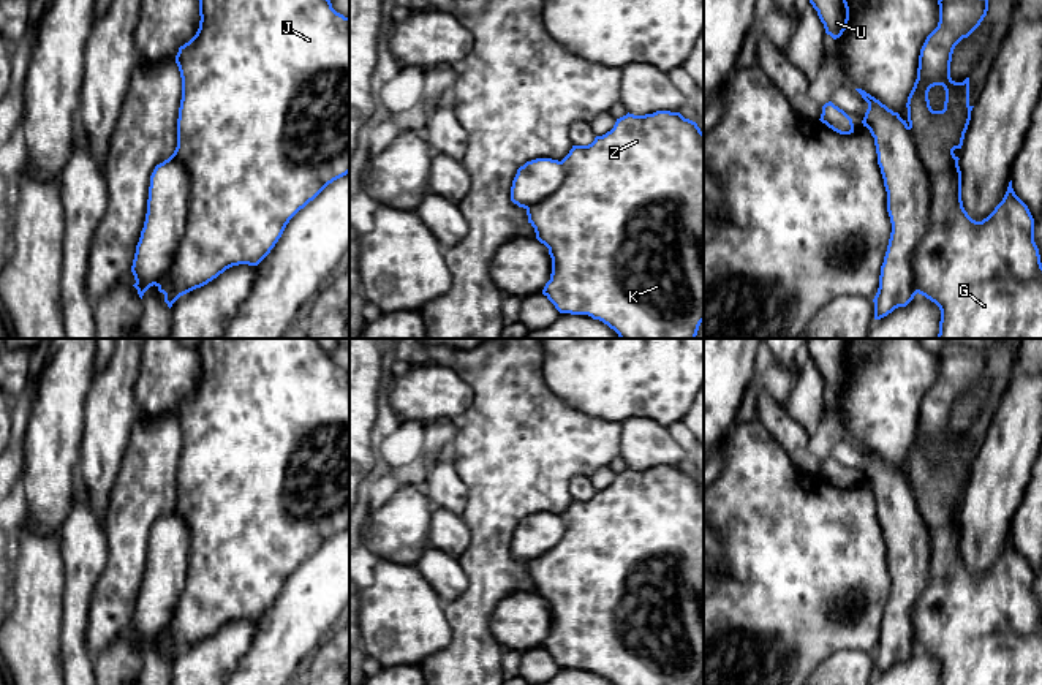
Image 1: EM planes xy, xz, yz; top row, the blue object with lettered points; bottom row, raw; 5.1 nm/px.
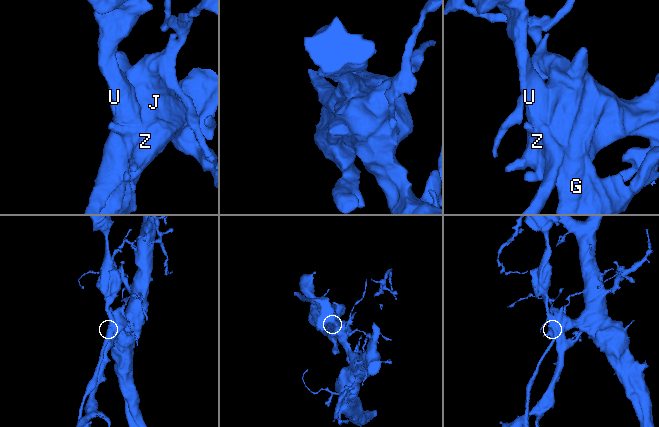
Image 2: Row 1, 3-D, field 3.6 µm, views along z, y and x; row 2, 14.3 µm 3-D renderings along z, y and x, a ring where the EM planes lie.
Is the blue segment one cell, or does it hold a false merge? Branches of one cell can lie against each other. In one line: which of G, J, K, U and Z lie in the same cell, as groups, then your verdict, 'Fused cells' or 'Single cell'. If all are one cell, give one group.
Groups: G J K Z / U. Fused cells

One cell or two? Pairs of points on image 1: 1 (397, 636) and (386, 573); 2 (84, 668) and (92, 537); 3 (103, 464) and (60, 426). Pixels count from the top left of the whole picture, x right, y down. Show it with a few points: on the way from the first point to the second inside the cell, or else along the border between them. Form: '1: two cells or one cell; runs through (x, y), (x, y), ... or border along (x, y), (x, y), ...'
1: one cell; runs through (397, 620), (397, 589)
2: one cell; runs through (76, 635), (76, 595), (83, 570)
3: two cells; border along (84, 408), (84, 437), (75, 481)

